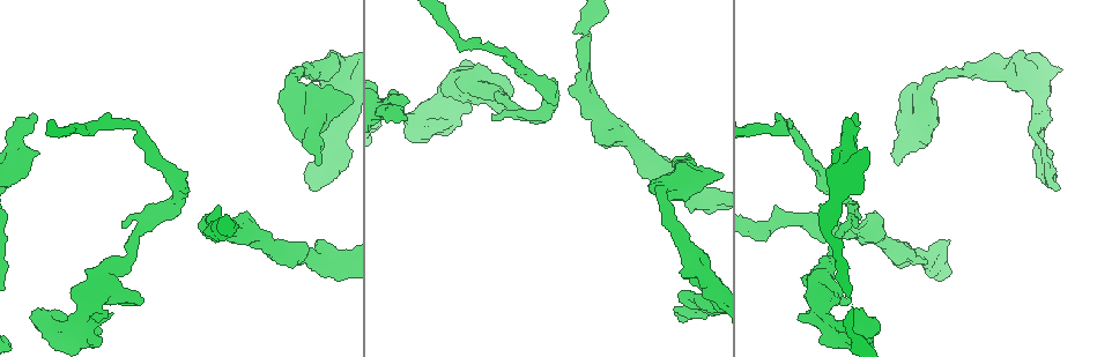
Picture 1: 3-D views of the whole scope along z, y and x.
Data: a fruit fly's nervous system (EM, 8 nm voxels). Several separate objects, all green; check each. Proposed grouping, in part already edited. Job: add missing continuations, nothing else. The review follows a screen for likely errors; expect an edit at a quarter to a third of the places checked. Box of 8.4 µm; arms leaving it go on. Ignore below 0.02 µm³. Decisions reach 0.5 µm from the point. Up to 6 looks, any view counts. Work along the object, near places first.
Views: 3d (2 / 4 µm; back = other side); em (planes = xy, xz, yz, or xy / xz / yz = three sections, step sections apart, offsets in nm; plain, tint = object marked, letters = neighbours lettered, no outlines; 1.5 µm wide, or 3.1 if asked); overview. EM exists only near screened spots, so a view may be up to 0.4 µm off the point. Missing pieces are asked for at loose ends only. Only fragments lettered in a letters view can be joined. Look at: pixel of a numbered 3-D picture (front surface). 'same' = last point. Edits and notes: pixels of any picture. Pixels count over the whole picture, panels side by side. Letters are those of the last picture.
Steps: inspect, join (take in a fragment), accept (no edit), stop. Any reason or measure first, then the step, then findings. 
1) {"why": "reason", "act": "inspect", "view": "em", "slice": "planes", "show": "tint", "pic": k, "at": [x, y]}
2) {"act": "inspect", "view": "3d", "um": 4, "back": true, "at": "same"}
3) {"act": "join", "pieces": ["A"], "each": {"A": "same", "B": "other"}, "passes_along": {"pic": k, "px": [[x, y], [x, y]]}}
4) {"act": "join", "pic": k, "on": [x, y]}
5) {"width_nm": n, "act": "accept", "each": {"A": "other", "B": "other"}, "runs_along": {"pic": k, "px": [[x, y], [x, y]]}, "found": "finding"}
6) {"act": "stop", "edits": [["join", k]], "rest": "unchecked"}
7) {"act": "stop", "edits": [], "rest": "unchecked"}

{"why": "an open end", "act": "inspect", "view": "3d", "um": 2, "pic": 1, "at": [1031, 135]}

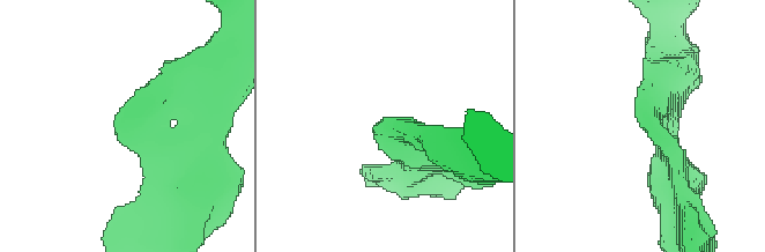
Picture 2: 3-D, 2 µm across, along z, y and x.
{"why": "need the tissue", "act": "inspect", "view": "em", "slice": "planes", "show": "letters", "pic": 2, "at": [648, 123]}

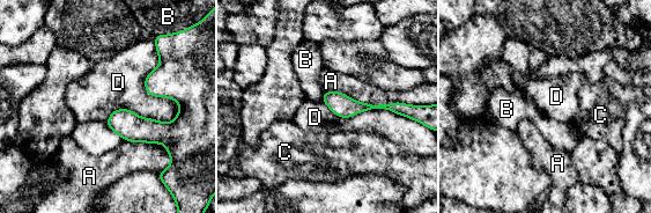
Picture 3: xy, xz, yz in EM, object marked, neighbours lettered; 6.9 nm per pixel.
{"act": "accept", "each": {"A": "other", "B": "other", "C": "other", "D": "other"}, "runs_along": {"pic": 3, "px": [[162, 58], [180, 116], [126, 137]]}, "found": "no lettered fragment goes on from it"}

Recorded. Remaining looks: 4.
{"why": "free end", "act": "inspect", "view": "3d", "um": 4, "pic": 1, "at": [321, 162]}

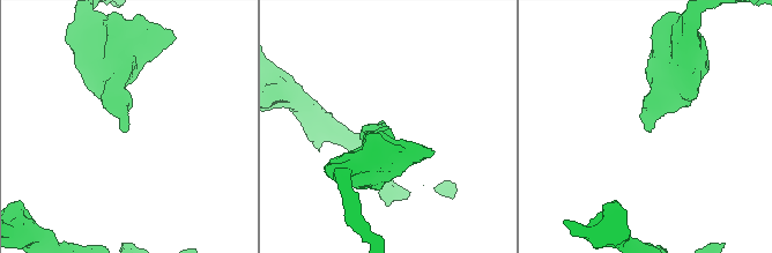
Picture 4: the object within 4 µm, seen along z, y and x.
{"why": "need the tissue", "act": "inspect", "view": "em", "slice": "planes", "show": "letters", "pic": 4, "at": [128, 130]}

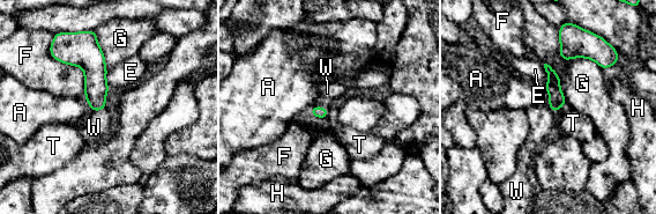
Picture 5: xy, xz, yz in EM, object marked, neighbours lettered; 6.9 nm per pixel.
{"act": "join", "pieces": ["W"], "each": {"A": "other", "E": "other", "F": "other", "G": "other", "H": "other", "T": "other", "W": "same"}, "passes_along": {"pic": 5, "px": [[96, 88], [97, 110], [94, 127]]}, "found": "the cell continues"}

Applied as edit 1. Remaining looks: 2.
{"act": "stop", "edits": [["join", 5]], "rest": "unchecked"}

